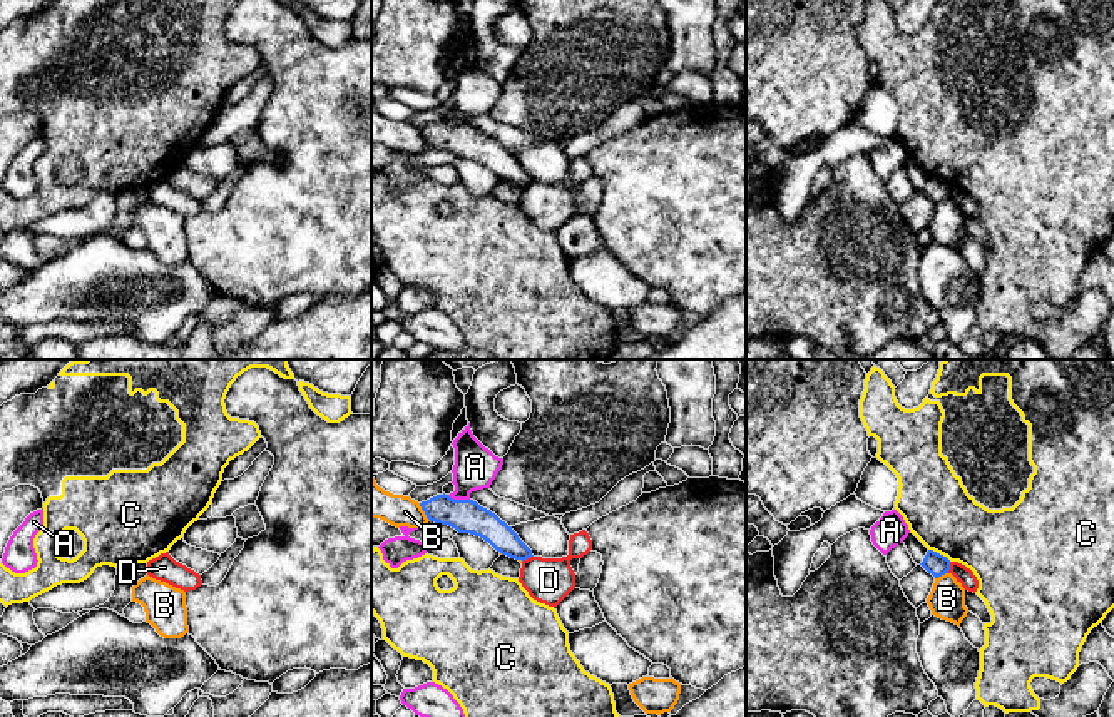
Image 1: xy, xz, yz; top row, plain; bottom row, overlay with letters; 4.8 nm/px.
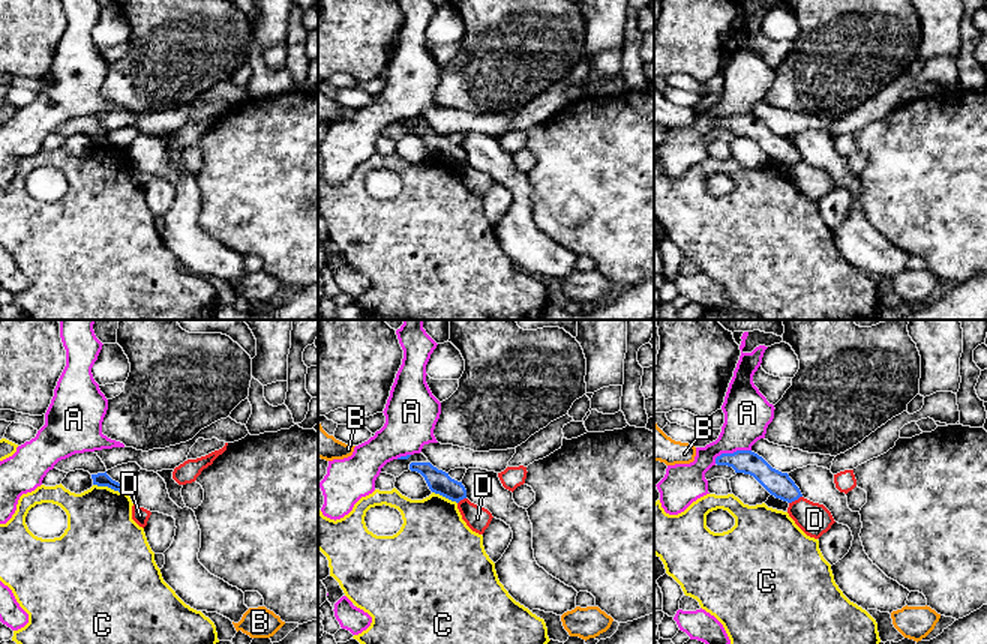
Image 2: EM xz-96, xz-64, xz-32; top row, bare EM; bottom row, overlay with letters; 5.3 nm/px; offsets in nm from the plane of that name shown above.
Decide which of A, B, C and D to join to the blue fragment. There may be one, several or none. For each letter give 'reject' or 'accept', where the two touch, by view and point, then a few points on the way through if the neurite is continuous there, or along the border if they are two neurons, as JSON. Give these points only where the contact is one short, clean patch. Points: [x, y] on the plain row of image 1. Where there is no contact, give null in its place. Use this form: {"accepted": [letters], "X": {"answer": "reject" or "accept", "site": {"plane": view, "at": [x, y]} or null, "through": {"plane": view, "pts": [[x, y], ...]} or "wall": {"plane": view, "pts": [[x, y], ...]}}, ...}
{"accepted": [], "A": {"answer": "reject", "site": {"plane": "xz", "at": [459, 126]}}, "B": {"answer": "reject", "site": {"plane": "xz", "at": [424, 136]}}, "C": {"answer": "reject", "site": {"plane": "yz", "at": [939, 179]}}, "D": {"answer": "reject", "site": {"plane": "xz", "at": [527, 183]}, "wall": {"plane": "xz", "pts": [[532, 181], [522, 188]]}}}

